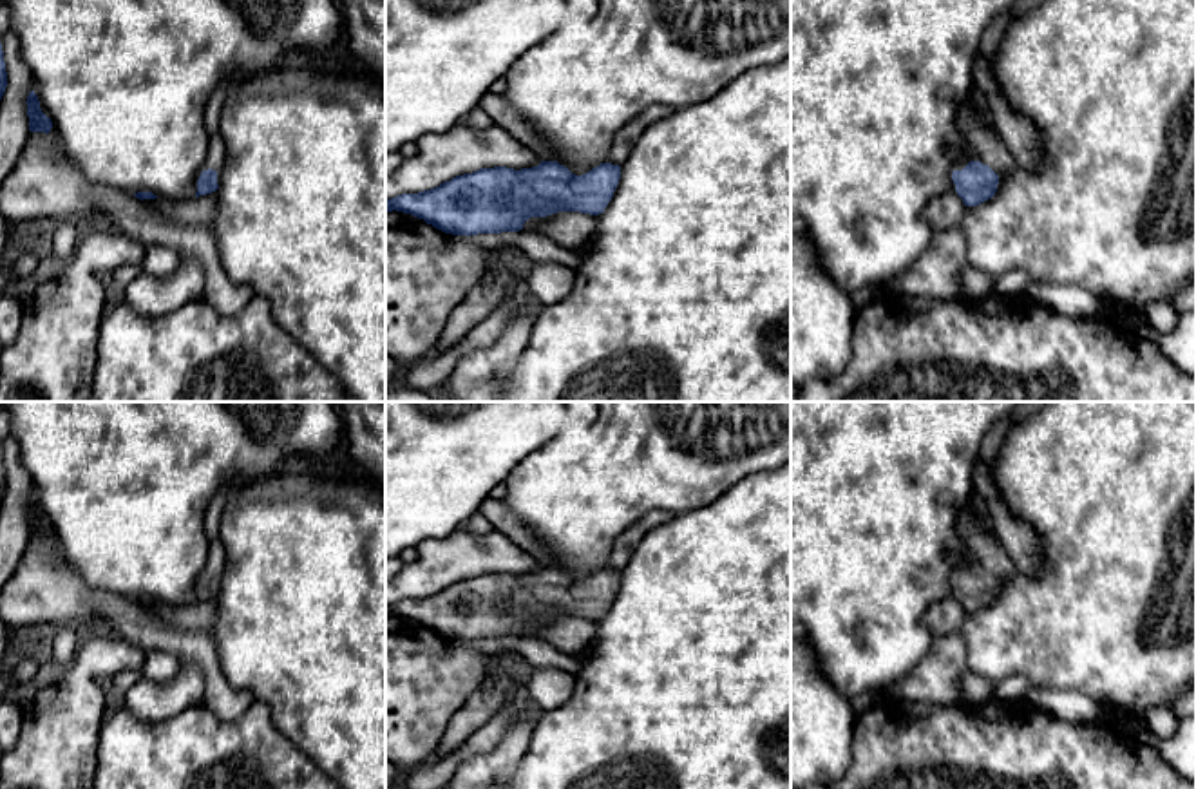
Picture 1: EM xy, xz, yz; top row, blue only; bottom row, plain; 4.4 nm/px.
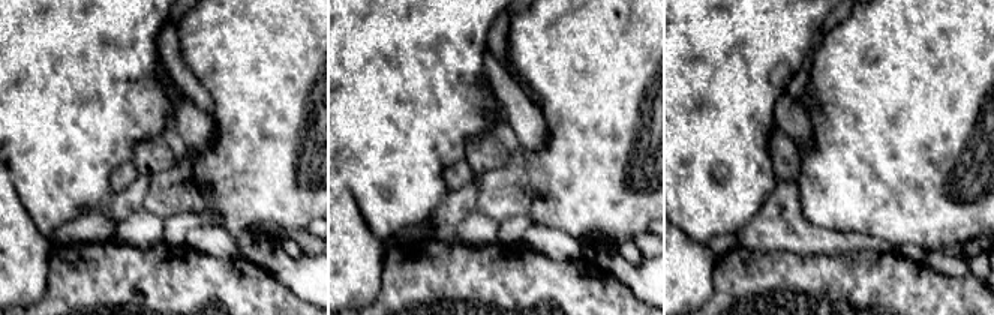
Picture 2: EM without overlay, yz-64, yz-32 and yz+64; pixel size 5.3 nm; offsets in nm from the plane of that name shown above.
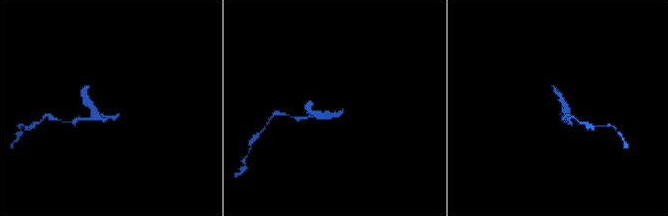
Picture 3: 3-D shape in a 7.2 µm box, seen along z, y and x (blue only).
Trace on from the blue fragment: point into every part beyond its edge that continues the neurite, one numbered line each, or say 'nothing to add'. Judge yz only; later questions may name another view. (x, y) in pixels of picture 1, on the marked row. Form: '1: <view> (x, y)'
1: yz (970, 156)

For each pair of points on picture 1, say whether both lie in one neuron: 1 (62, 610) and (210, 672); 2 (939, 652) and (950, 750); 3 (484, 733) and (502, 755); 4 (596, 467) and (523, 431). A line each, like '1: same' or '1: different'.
1: same
2: different
3: different
4: different

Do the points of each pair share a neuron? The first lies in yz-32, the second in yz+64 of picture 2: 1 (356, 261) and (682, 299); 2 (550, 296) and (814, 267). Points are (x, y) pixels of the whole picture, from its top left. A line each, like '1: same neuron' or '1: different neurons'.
1: same neuron
2: same neuron

